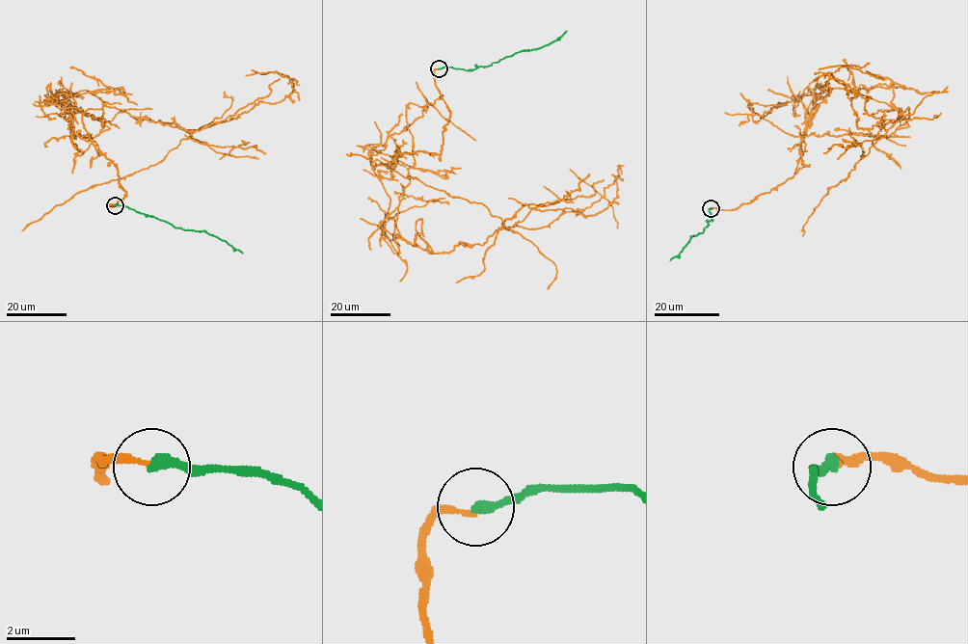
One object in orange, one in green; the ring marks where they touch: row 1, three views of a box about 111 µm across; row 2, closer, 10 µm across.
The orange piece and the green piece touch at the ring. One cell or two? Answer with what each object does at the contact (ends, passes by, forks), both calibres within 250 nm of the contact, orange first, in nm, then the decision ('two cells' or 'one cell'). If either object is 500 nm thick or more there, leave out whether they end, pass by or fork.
orange ends | green ends | 160/320 nm | two cells

